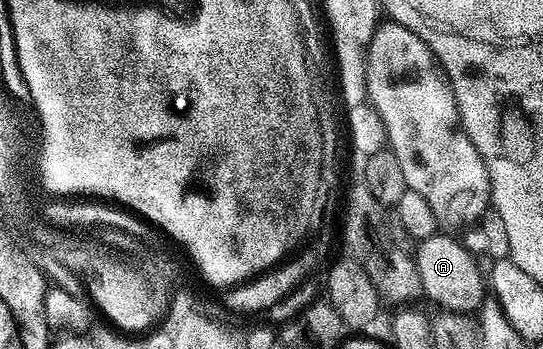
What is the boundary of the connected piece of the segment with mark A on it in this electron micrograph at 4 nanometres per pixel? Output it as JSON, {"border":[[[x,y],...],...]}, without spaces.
{"border":[[[436,234],[418,241],[414,249],[415,268],[419,271],[419,286],[422,295],[427,295],[440,309],[448,312],[475,314],[485,303],[485,276],[479,273],[479,264],[471,252],[451,234]]]}

